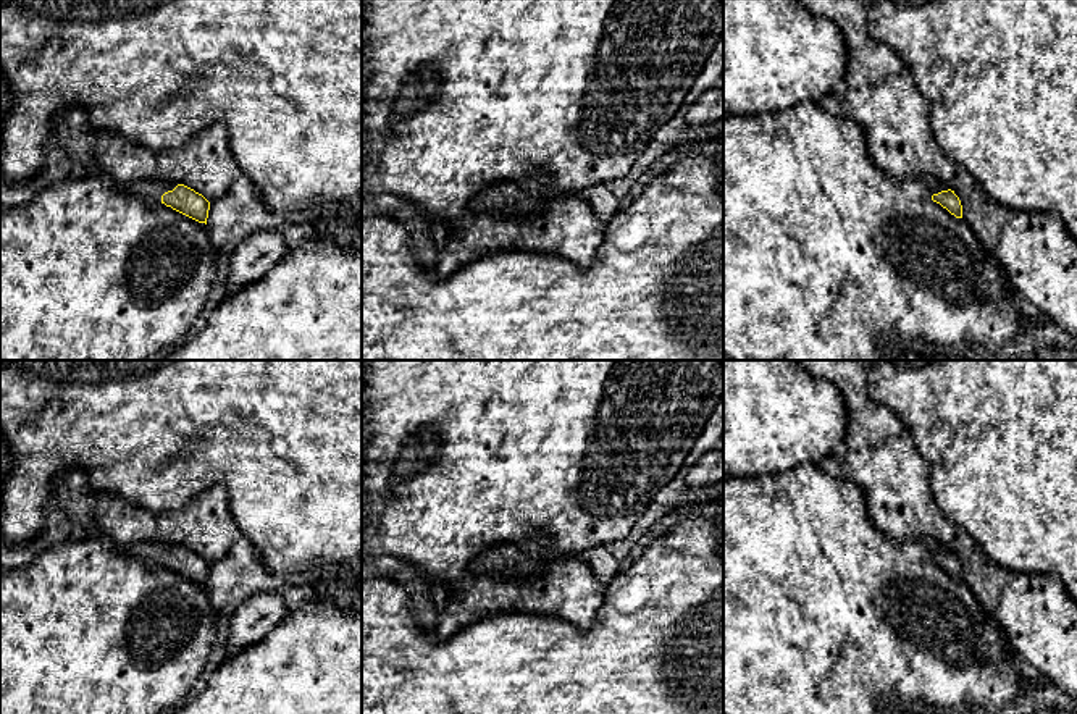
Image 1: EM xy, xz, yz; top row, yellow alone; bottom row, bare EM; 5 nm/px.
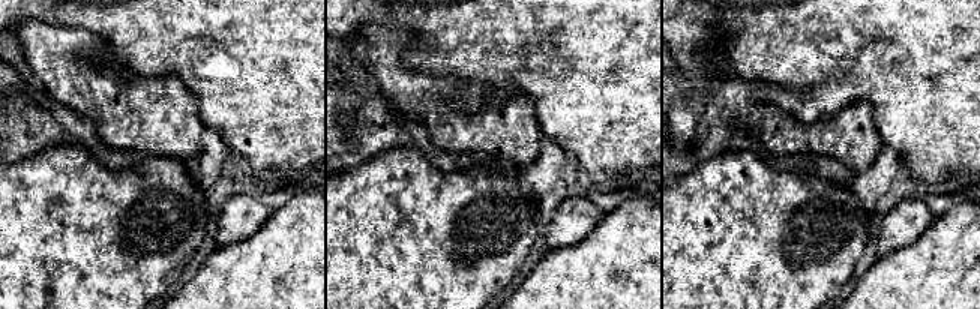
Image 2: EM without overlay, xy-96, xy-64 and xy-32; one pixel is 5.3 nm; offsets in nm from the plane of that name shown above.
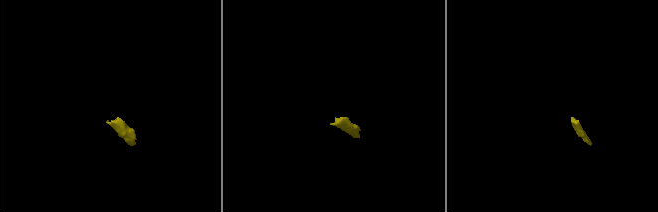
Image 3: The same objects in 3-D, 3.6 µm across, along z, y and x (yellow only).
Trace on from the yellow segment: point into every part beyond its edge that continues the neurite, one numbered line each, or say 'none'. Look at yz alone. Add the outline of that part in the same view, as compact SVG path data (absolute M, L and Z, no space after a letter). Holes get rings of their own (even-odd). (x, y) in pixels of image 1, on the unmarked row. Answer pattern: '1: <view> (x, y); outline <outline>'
1: yz (934, 546); outline M922 538L920 543L925 546L932 557L941 552L948 552L948 548L933 538Z

